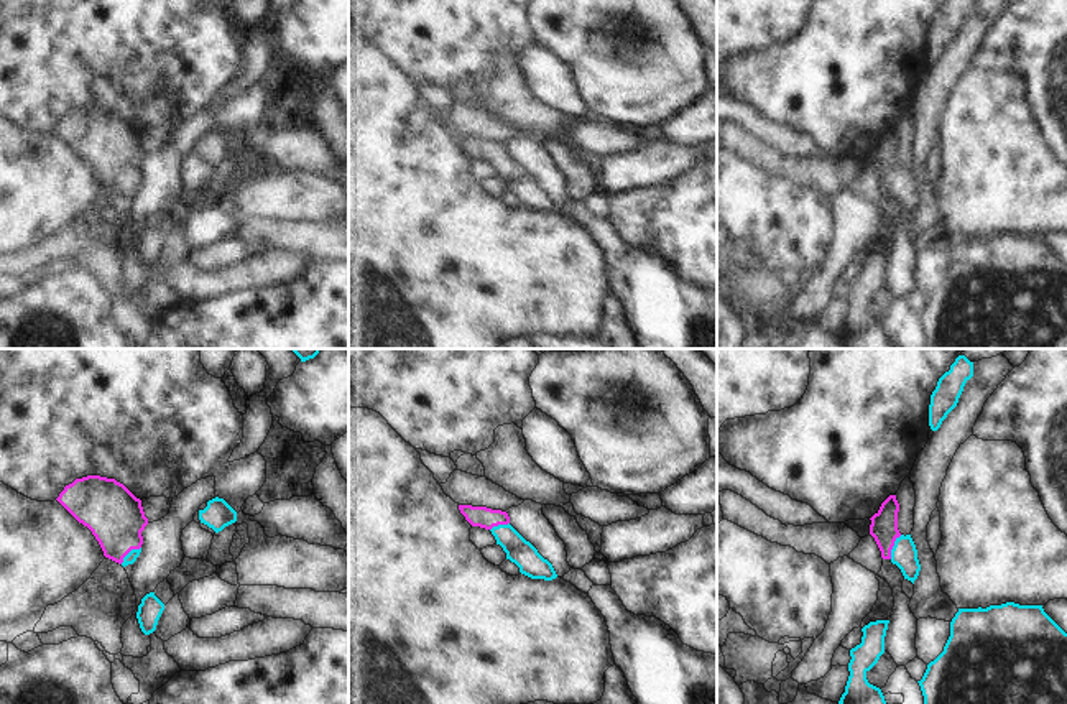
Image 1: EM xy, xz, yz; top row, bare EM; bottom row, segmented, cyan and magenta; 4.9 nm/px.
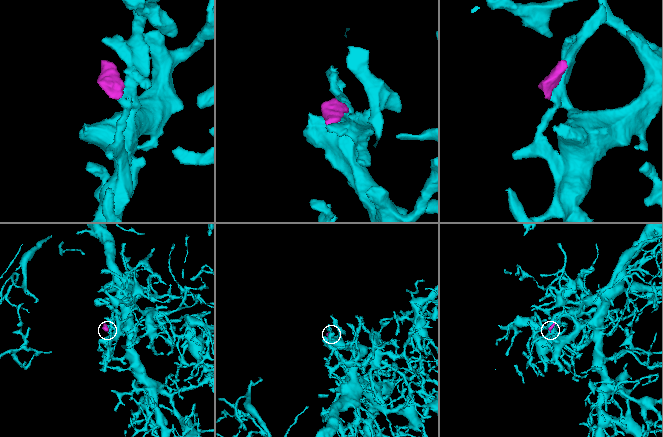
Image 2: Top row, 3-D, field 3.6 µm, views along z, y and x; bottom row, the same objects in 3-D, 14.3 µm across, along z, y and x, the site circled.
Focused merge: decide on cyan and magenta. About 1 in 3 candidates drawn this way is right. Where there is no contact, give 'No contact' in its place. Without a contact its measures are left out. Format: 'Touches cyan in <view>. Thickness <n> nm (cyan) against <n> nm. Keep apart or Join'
Touches cyan in yz. Thickness 130 nm (cyan) against 140 nm. Join

